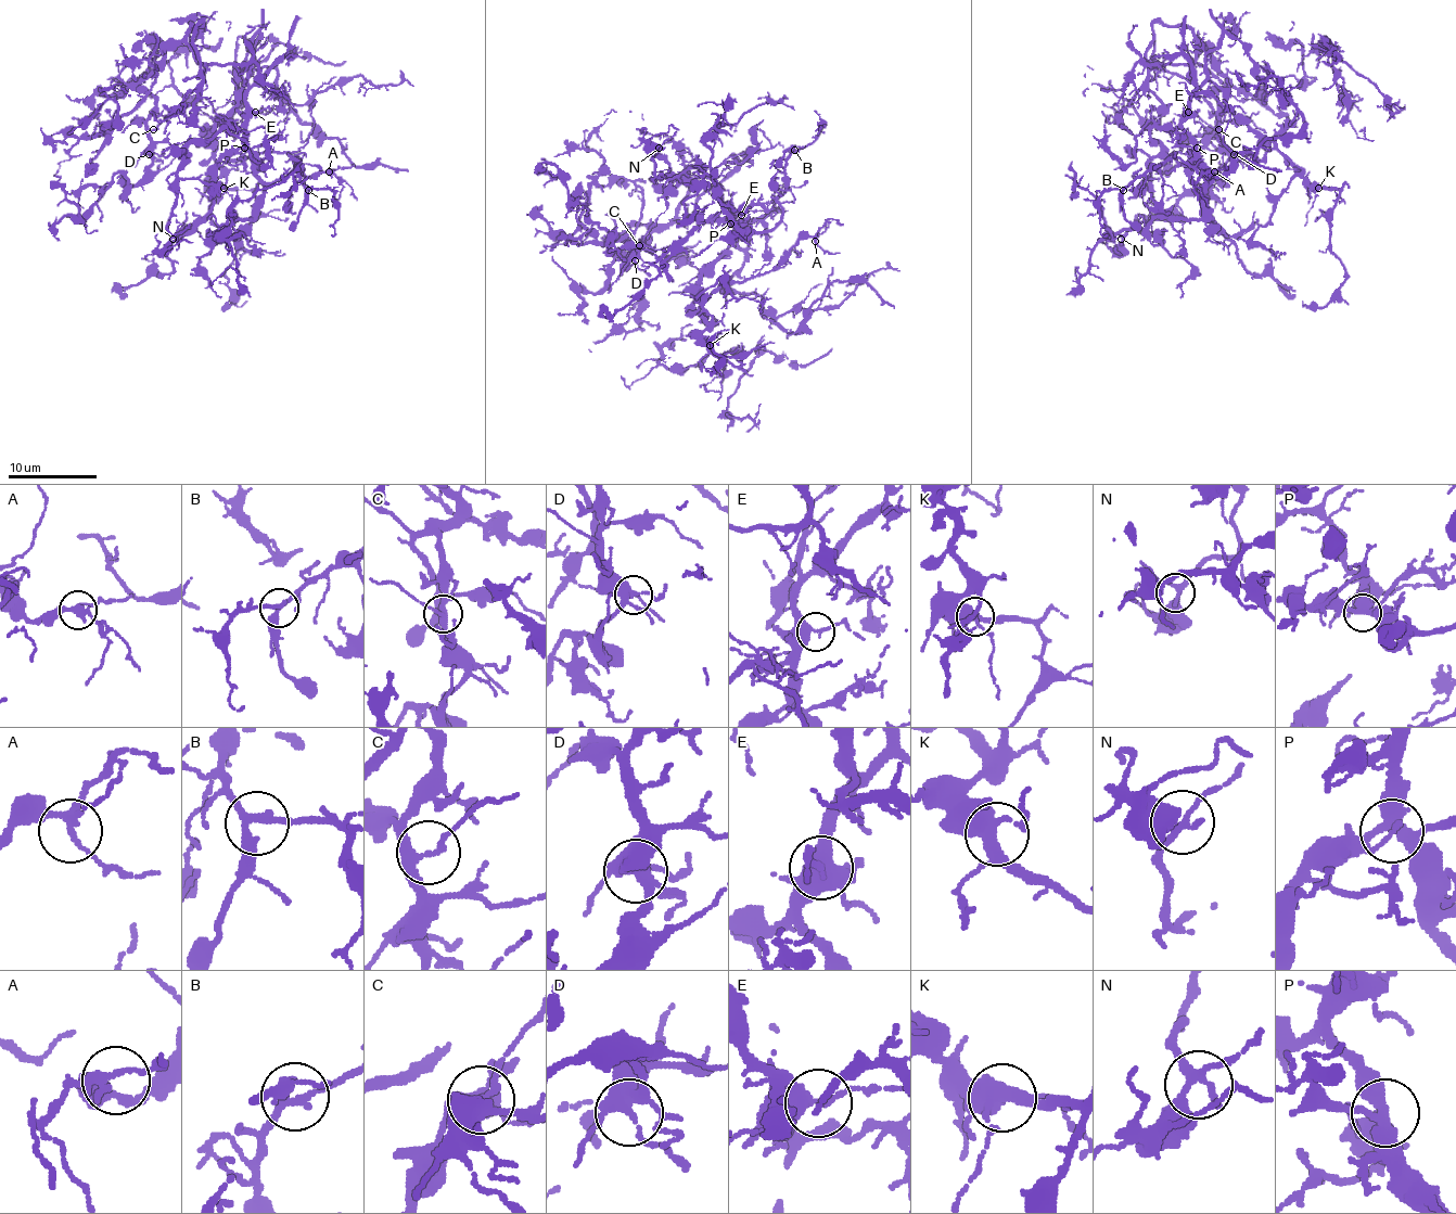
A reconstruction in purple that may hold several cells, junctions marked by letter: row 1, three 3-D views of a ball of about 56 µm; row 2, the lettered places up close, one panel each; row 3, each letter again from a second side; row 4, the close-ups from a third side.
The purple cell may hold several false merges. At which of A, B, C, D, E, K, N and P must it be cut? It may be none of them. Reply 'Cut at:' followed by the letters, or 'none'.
Cut at: none

